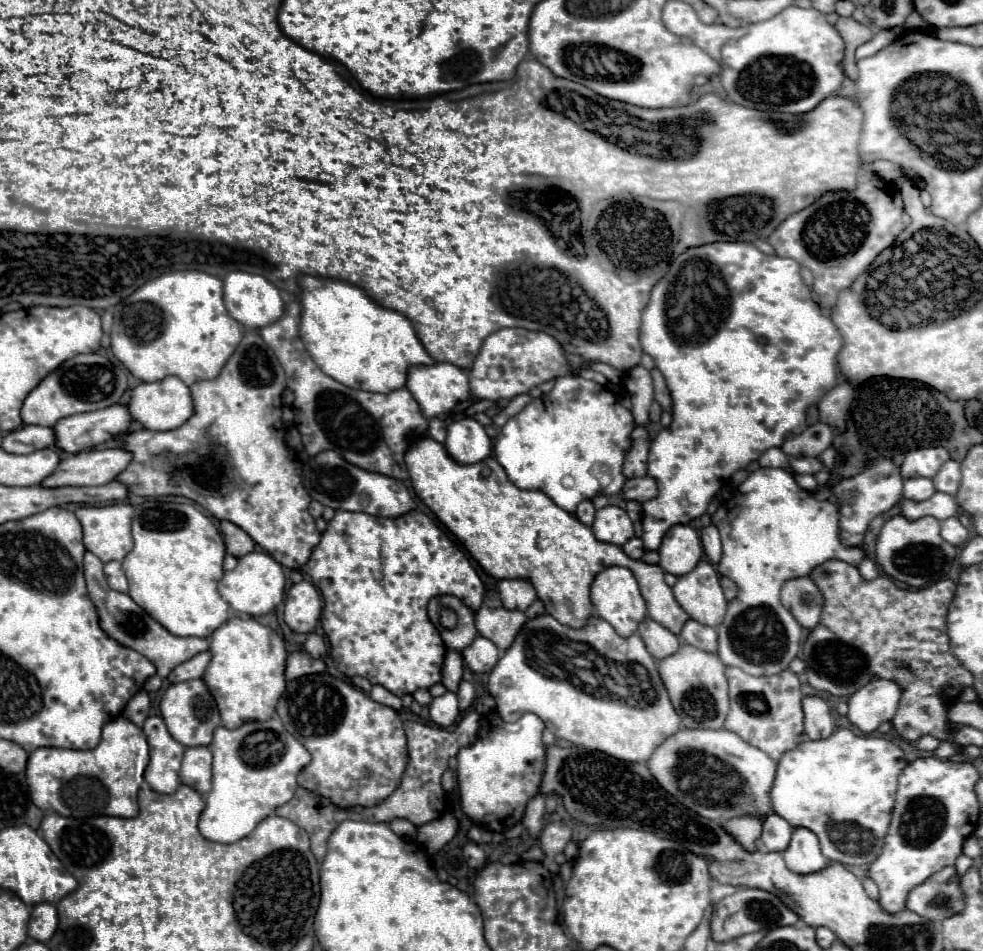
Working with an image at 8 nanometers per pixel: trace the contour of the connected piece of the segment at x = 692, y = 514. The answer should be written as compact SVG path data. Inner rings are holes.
M713 242L705 246L695 246L679 254L671 266L669 272L653 286L651 298L647 308L643 310L643 324L639 342L643 346L643 352L649 354L655 362L655 366L665 376L671 400L673 400L673 420L669 428L663 428L651 442L649 448L649 470L647 476L657 480L659 494L643 504L643 542L647 550L657 550L661 546L663 534L675 526L675 524L689 524L693 518L699 518L705 514L709 500L717 494L717 490L723 486L725 480L733 476L733 472L745 468L749 462L759 460L759 456L769 448L779 448L791 434L801 434L807 428L805 412L809 406L819 404L819 400L837 384L837 354L843 348L843 340L831 322L831 318L823 316L817 308L817 304L811 298L811 288L805 286L799 274L799 264L791 258L779 258L779 256L767 256L761 250L757 250L751 242ZM701 422L713 422L713 428L705 428Z

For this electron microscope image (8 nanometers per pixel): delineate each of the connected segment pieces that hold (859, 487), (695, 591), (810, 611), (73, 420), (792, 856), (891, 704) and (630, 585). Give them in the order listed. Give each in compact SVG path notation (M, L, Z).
M877 460L877 462L871 462L865 472L857 474L853 478L841 480L835 488L831 488L831 492L835 492L839 508L841 508L839 538L841 538L843 546L859 546L863 542L869 522L877 514L891 510L901 500L903 478L899 474L899 468L891 460Z
M699 562L699 566L677 578L673 586L675 600L679 606L697 622L705 626L719 626L727 612L727 600L719 586L717 572L709 562Z
M805 576L785 582L781 590L781 602L803 628L811 630L819 624L823 600L819 588L811 582L811 578Z
M119 404L87 414L73 414L53 426L55 446L67 454L77 454L125 434L129 422L129 410Z
M807 828L793 830L791 842L783 852L783 858L787 868L797 874L817 872L827 866L827 858L823 858L819 848L819 838L815 838L815 834L811 834L811 830Z
M871 680L849 698L847 720L863 734L873 734L883 722L891 722L897 712L901 690L891 680Z
M609 566L603 572L597 574L597 578L591 584L591 602L597 610L597 616L601 616L603 620L607 620L619 636L631 636L637 632L639 624L645 620L647 616L647 606L643 602L643 596L639 592L639 586L631 574L631 570L627 568L619 568L619 566Z

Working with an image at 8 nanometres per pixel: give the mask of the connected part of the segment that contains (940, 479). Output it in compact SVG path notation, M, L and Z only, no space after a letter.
M947 460L941 470L937 472L937 476L933 478L933 484L939 492L947 492L947 494L957 494L959 488L959 480L961 480L961 468L959 462L955 460Z

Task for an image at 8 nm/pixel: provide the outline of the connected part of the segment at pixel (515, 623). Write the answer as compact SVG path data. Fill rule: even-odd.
M487 592L483 606L475 614L475 626L479 634L503 652L515 640L515 634L523 628L525 614L519 610L505 610L497 592Z

